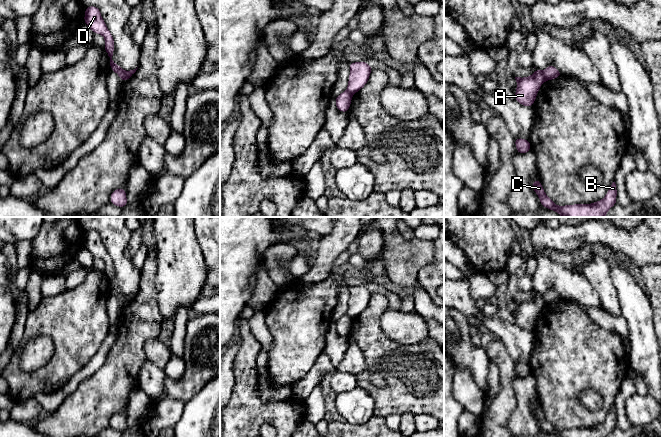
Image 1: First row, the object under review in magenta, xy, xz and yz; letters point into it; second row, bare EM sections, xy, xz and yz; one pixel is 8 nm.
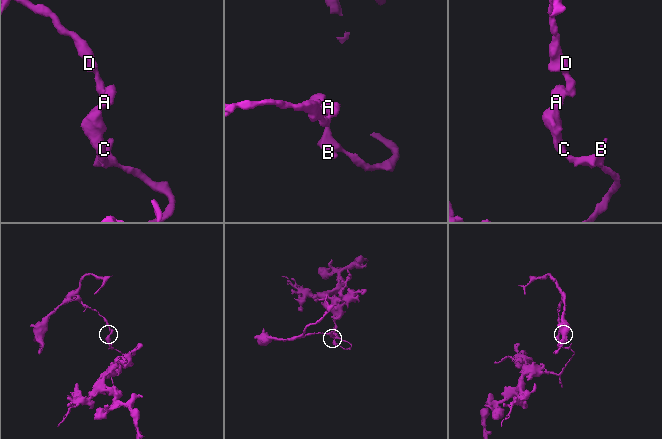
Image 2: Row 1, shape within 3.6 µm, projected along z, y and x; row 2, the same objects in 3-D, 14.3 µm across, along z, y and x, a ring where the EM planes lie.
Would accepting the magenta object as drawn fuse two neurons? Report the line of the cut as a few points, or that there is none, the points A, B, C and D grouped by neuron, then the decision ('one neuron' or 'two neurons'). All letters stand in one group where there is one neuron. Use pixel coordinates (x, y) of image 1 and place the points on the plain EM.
cut in xy along (126, 295), (122, 305); A B C / D; two neurons

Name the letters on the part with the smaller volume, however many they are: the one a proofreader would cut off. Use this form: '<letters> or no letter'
D

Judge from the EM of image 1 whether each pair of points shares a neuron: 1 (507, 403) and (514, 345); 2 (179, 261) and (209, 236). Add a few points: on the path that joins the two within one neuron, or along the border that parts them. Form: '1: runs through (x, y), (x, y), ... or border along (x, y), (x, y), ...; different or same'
1: border along (499, 339), (513, 362); different
2: border along (193, 227), (207, 266); different

